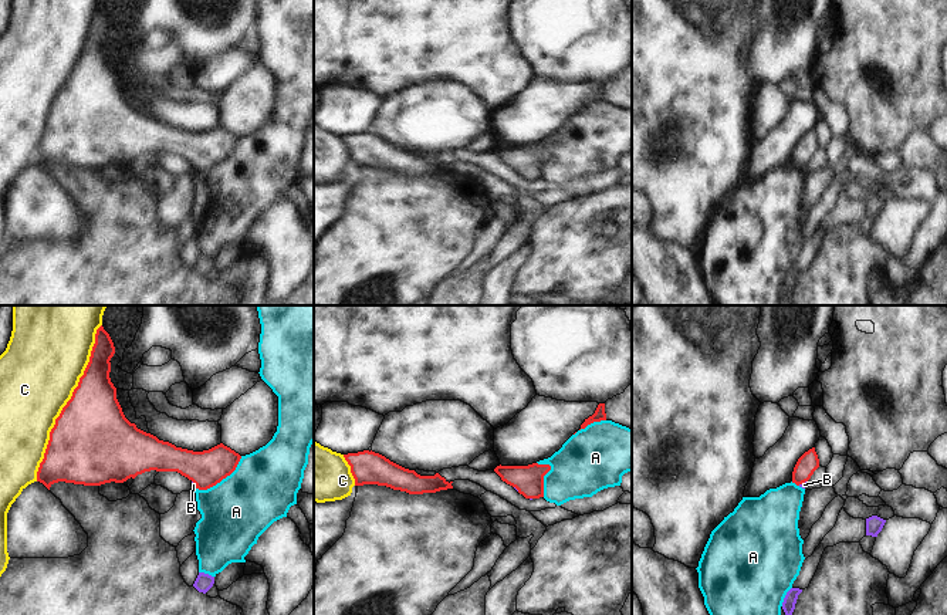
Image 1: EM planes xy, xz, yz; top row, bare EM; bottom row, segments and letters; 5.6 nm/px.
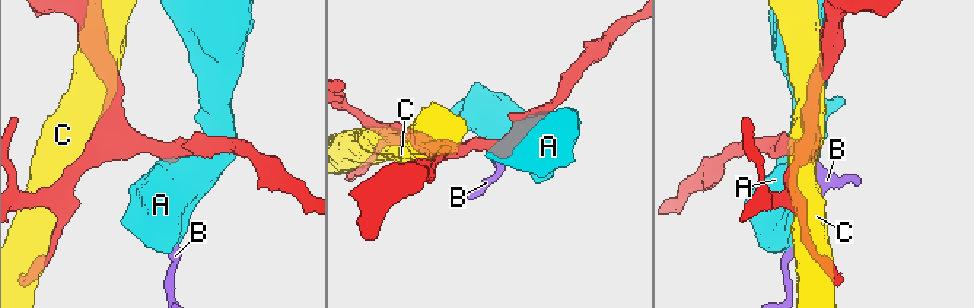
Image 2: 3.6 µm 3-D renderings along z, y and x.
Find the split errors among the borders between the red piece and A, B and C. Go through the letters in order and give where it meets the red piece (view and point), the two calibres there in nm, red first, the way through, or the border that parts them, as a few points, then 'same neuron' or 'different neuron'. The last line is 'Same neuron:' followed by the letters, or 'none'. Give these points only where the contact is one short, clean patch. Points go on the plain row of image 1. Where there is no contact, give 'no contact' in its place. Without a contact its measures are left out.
A: xy (222, 161) | 200/380 nm | different neuron
B: xy (195, 165) | 200/20 nm | across xy (206, 151), (195, 165), (193, 166) | same neuron
C: xy (67, 84) | 460/460 nm | different neuron
Same neuron: B

